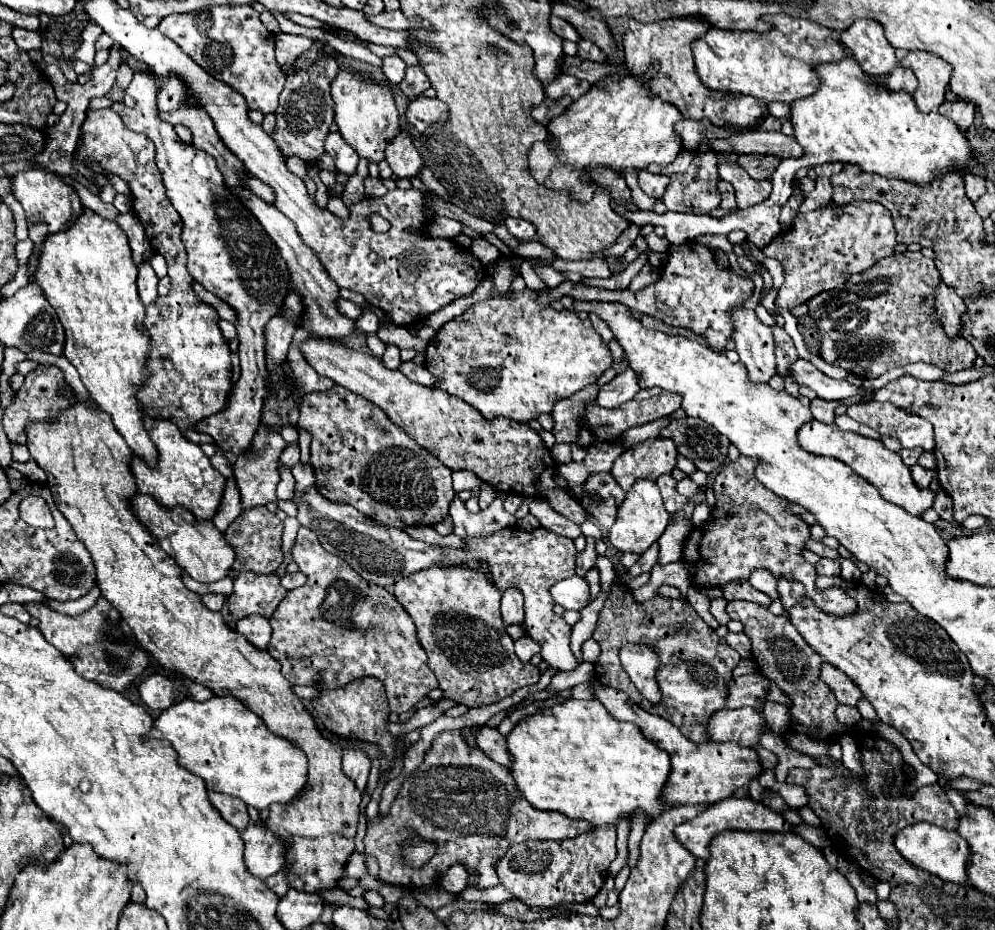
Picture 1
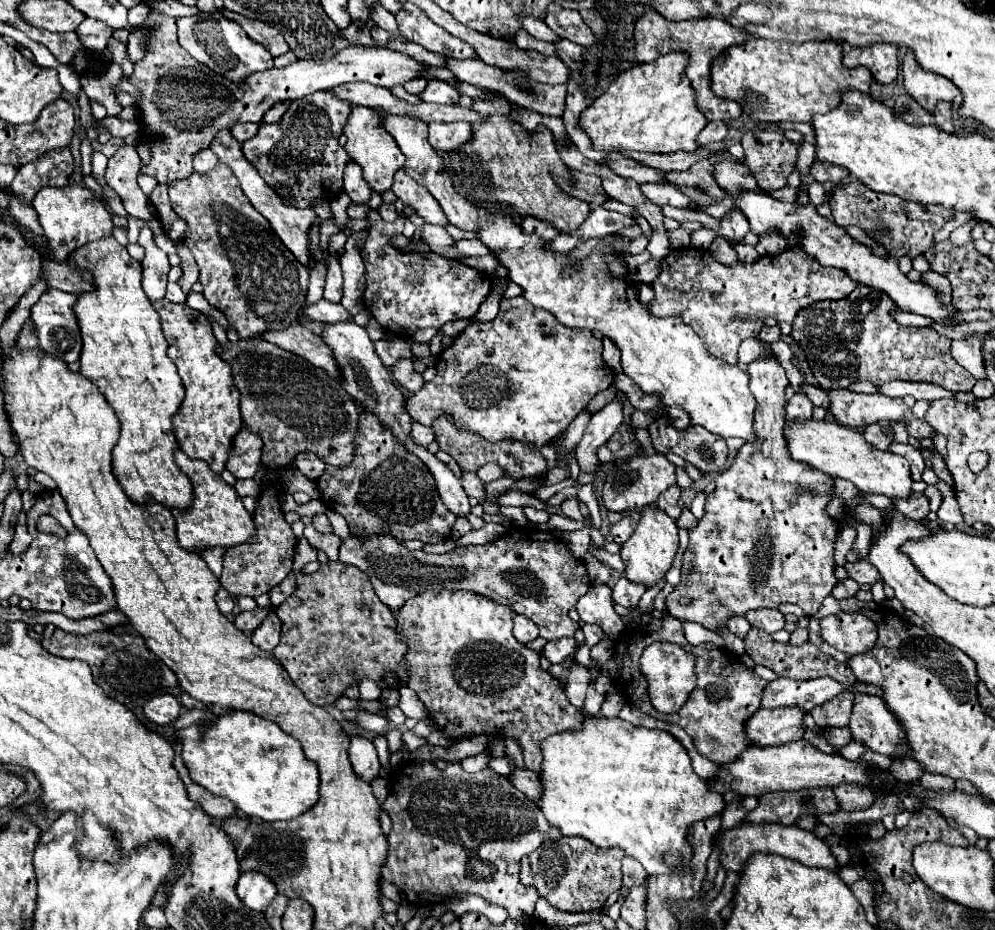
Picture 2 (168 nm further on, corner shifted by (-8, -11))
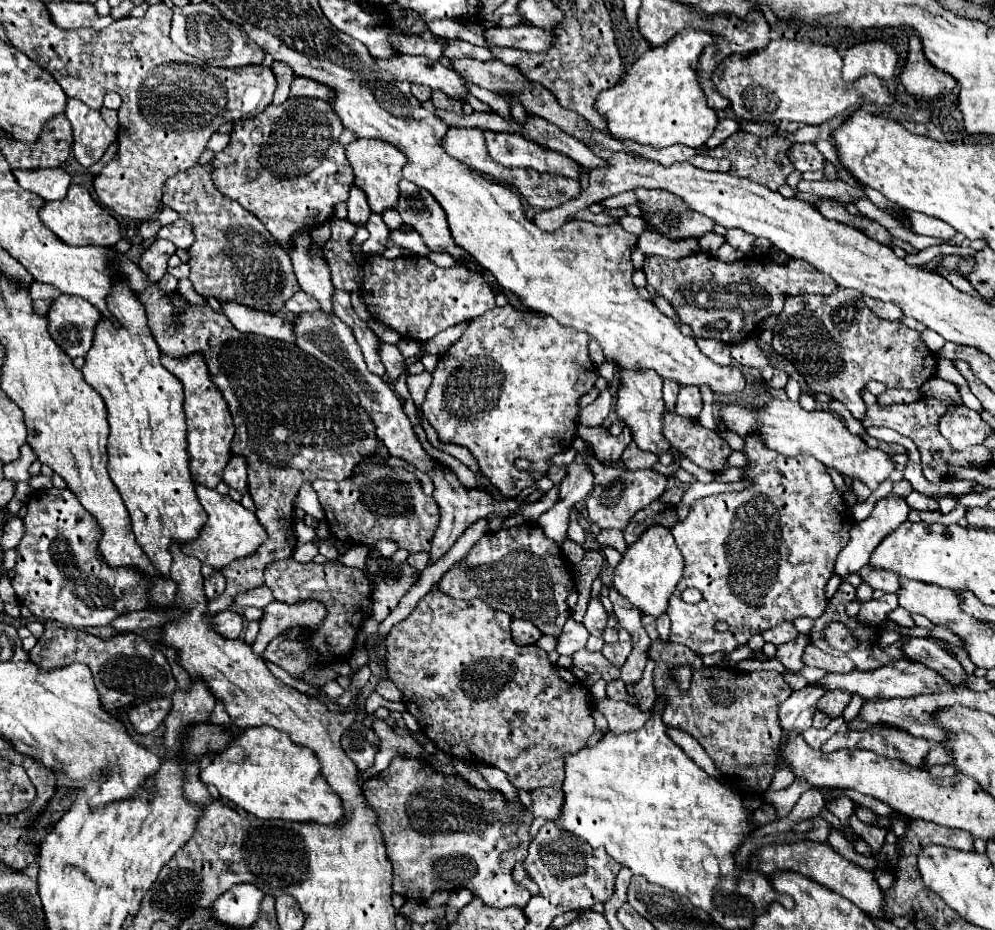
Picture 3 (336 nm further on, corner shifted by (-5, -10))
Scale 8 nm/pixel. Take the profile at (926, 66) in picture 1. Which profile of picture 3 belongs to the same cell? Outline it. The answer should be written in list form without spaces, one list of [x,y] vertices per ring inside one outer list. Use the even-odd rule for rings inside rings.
[[[916,35],[910,37],[910,49],[906,63],[902,65],[900,81],[910,95],[922,99],[936,99],[944,91],[952,91],[956,87],[956,81],[950,75],[934,69],[928,63],[928,59],[922,53],[922,43]]]

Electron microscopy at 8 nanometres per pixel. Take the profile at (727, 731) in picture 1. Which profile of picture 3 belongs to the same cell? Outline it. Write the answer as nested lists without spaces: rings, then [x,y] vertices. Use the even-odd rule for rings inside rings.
[[[804,687],[800,691],[792,691],[792,695],[780,703],[778,719],[784,731],[806,731],[812,727],[812,717],[816,713],[816,703],[826,691],[820,687]]]

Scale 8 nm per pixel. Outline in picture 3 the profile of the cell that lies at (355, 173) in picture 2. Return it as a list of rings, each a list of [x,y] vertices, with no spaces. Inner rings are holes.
[[[350,187],[350,197],[346,201],[348,205],[348,221],[354,225],[364,225],[370,217],[370,207],[366,203],[366,195],[362,195],[362,191],[358,191],[358,187]]]

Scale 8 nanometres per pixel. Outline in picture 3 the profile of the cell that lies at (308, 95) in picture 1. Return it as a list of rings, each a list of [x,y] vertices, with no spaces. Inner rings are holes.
[[[290,97],[278,107],[270,105],[260,115],[234,123],[230,145],[216,153],[212,163],[214,183],[222,195],[254,213],[286,247],[294,231],[326,223],[334,205],[348,199],[354,173],[338,143],[342,131],[342,121],[326,101]]]

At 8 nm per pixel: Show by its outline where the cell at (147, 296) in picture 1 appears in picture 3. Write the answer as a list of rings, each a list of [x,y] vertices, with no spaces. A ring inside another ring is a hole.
[[[154,239],[140,255],[140,261],[138,261],[138,267],[148,275],[150,283],[158,283],[166,269],[168,269],[168,259],[174,255],[176,251],[176,245],[170,243],[170,241],[164,241],[164,239]]]

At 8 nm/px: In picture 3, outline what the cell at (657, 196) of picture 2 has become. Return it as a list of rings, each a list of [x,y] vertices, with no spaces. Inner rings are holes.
[[[638,189],[636,197],[640,201],[640,207],[646,213],[648,225],[664,233],[668,237],[700,237],[708,231],[712,231],[714,221],[706,219],[706,215],[698,215],[696,211],[690,211],[682,199],[676,195],[670,195],[668,191],[646,191]]]

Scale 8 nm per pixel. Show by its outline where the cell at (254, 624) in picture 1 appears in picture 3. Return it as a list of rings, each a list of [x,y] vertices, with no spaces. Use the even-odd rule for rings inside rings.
[[[272,601],[264,609],[264,617],[260,621],[258,637],[252,645],[254,653],[262,655],[266,645],[280,633],[290,627],[310,627],[320,623],[326,617],[326,609],[318,601],[302,601],[298,605],[286,605],[280,601]]]

